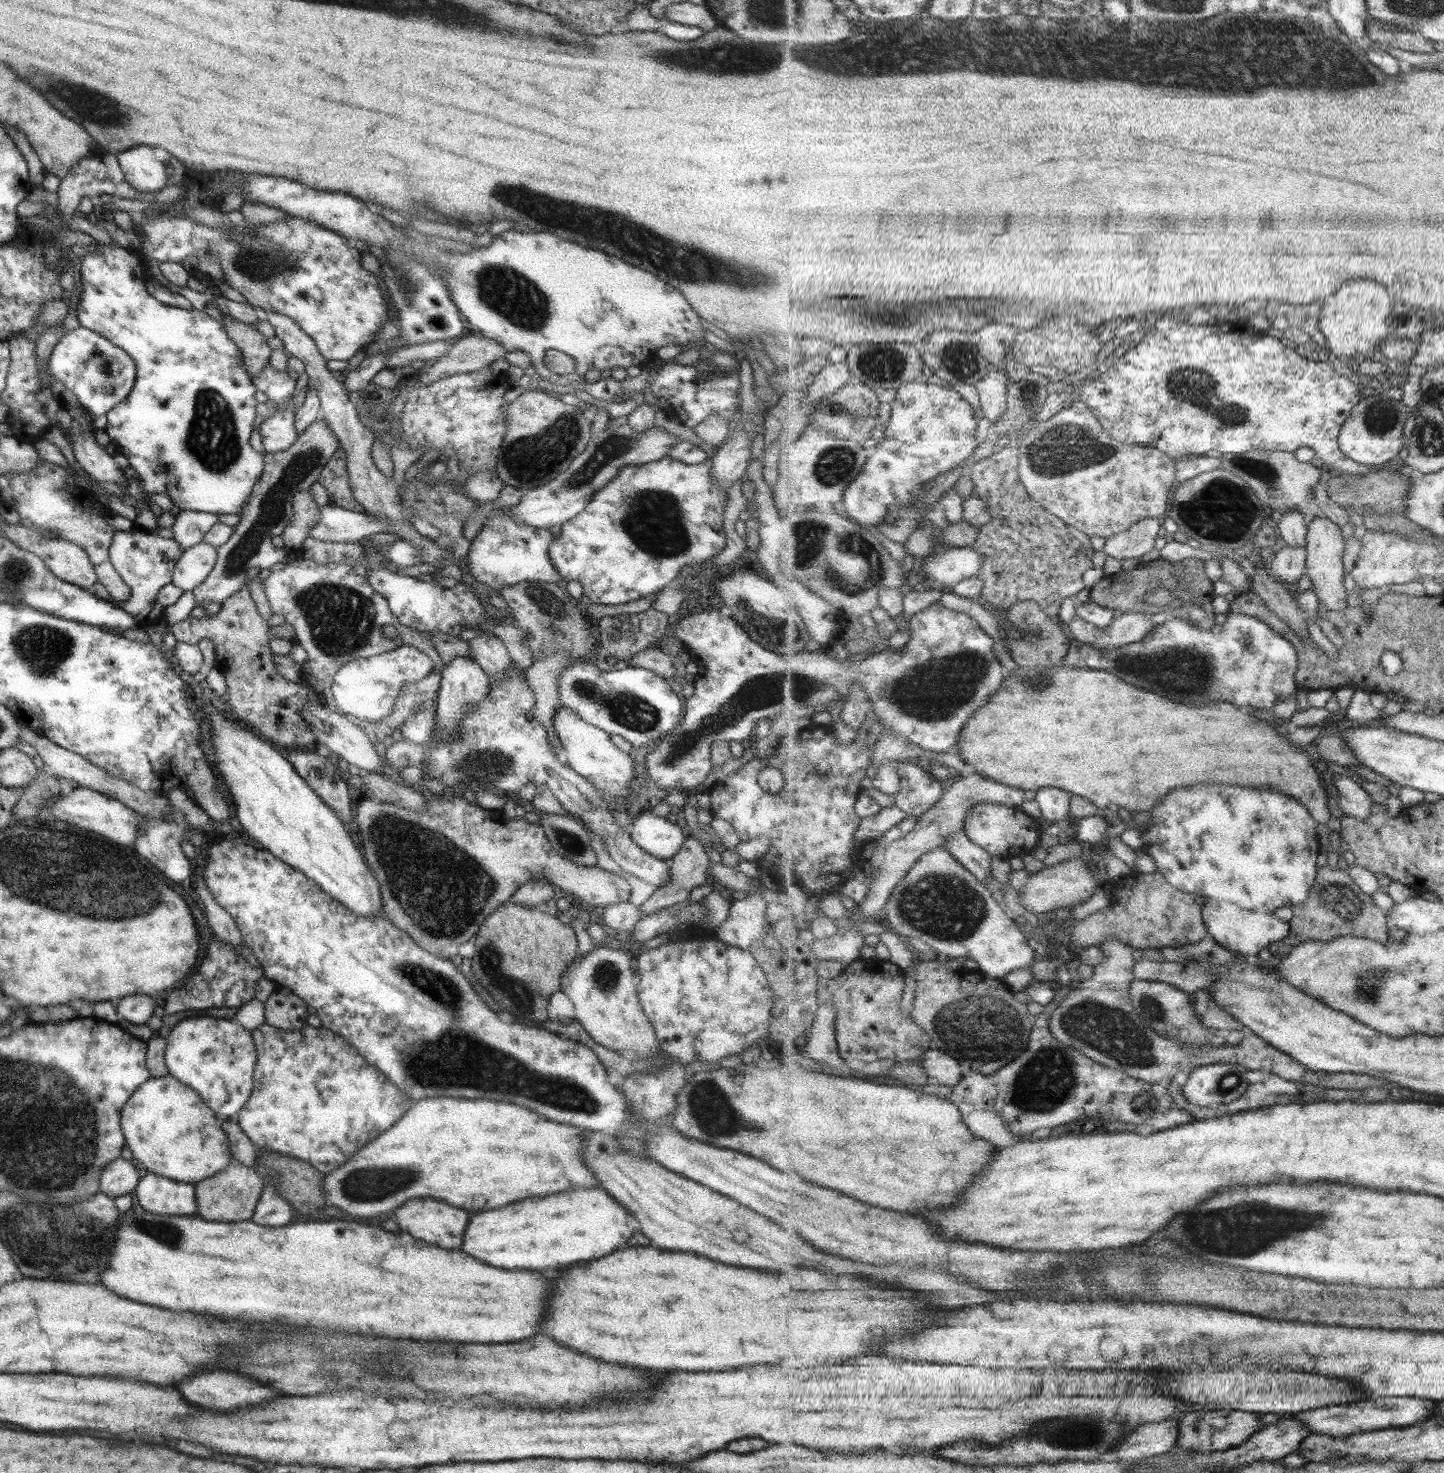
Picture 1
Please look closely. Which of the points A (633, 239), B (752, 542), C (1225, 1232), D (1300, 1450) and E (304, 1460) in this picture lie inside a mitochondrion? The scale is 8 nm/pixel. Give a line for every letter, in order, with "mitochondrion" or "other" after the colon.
A: mitochondrion
B: other
C: mitochondrion
D: other
E: other

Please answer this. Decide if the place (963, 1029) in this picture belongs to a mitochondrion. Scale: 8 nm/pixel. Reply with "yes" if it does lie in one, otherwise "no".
yes

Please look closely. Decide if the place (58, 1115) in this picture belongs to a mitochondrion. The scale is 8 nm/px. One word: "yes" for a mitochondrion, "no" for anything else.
yes

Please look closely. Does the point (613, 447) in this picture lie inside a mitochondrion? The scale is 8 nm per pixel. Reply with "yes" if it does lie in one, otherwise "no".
yes

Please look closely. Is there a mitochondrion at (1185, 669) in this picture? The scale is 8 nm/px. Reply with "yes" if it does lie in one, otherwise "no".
yes

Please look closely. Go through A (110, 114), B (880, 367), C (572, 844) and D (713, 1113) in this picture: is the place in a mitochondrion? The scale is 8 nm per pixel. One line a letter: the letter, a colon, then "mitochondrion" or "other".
A: mitochondrion
B: mitochondrion
C: mitochondrion
D: mitochondrion

